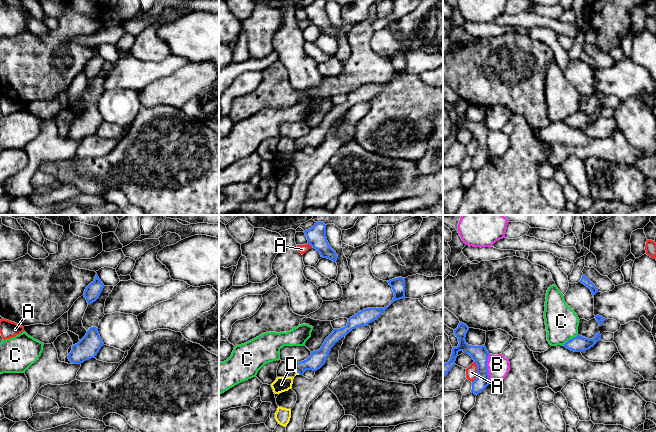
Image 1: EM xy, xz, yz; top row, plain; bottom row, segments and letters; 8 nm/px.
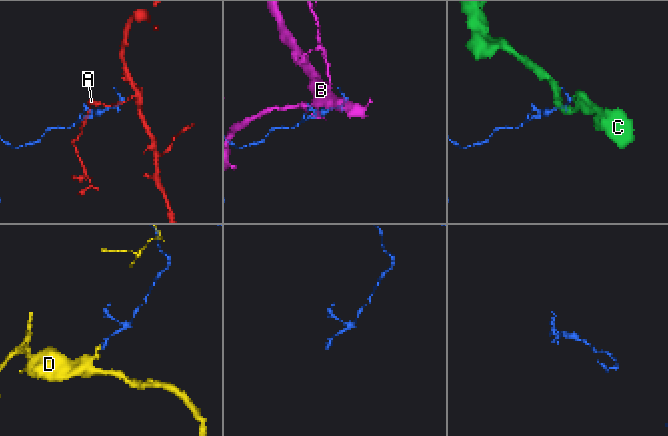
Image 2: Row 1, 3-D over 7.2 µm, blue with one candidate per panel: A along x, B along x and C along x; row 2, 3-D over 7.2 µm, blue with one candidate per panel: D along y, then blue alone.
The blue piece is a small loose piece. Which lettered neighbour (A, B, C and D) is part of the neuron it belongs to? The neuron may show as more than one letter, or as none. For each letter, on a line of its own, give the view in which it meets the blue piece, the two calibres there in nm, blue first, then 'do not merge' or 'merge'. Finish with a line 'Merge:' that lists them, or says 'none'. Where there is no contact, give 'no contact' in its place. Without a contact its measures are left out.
A: contact in yz; calibres 140 and 90 nm; do not merge
B: contact in yz; calibres 140 and 180 nm; do not merge
C: contact in yz; calibres 130 and 260 nm; do not merge
D: contact in xz; calibres 140 and 120 nm; merge
Merge: D

